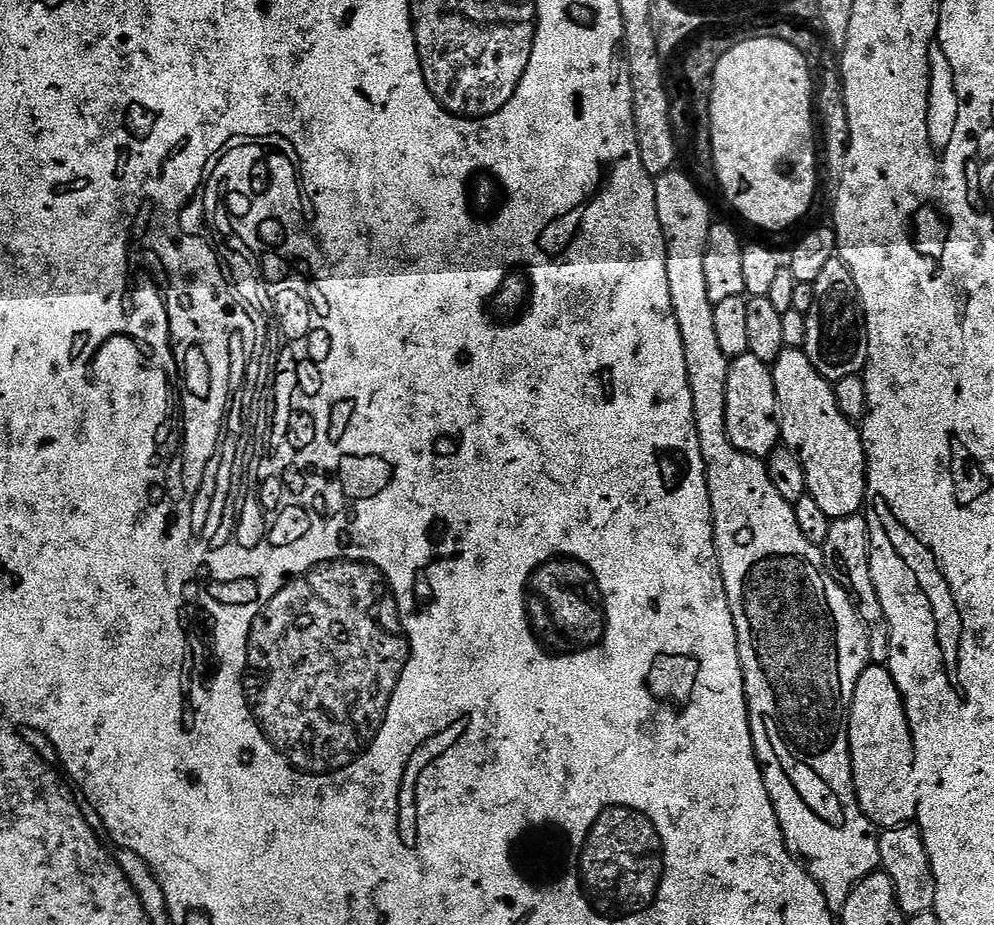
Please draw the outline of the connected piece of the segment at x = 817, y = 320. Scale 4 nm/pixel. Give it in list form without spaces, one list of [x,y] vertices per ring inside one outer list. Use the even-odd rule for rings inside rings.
[[[833,258],[823,267],[822,274],[813,284],[813,294],[813,306],[803,321],[804,353],[810,358],[814,370],[829,382],[859,377],[868,365],[868,329],[864,326],[858,286],[843,260]]]

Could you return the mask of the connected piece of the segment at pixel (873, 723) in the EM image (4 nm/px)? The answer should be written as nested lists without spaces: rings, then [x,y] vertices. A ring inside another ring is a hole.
[[[869,663],[867,668],[862,670],[858,682],[854,686],[852,703],[848,705],[848,714],[846,717],[848,726],[848,752],[852,755],[852,784],[856,788],[856,797],[860,803],[860,809],[871,818],[873,824],[881,829],[899,828],[902,824],[915,821],[916,819],[916,781],[912,779],[912,732],[908,729],[908,715],[904,712],[904,698],[900,695],[898,686],[894,682],[892,675],[888,673],[887,667],[883,663]]]

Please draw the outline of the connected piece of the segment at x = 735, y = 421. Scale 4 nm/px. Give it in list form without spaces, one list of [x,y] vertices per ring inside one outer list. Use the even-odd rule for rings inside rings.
[[[745,354],[733,359],[728,366],[728,381],[726,382],[726,430],[728,431],[728,443],[734,445],[739,452],[745,452],[751,456],[766,458],[781,443],[780,422],[776,406],[776,391],[774,390],[774,378],[771,367],[759,358]]]

